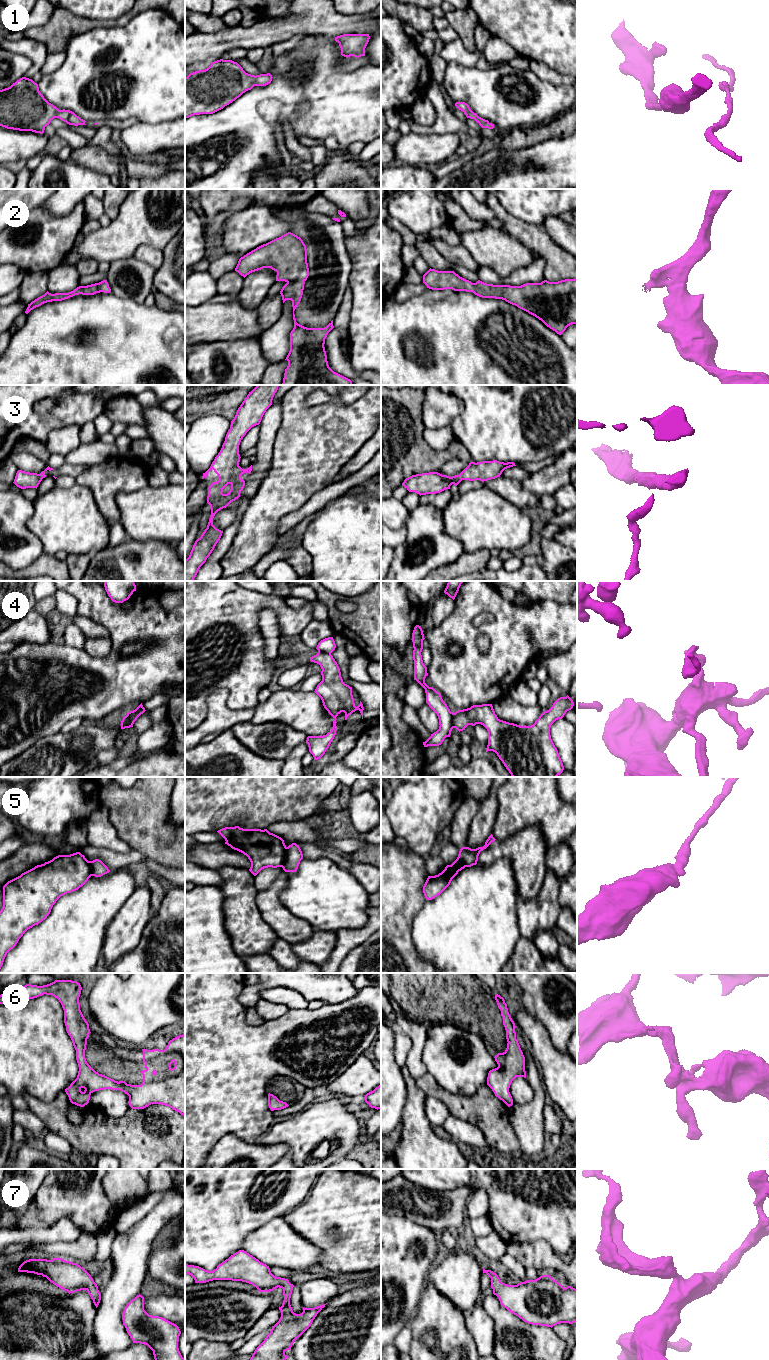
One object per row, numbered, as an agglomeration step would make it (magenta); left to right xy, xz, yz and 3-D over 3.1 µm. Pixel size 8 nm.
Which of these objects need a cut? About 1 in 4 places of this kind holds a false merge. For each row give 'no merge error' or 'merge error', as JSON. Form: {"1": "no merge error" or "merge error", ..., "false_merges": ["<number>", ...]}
{"1": "no merge error", "2": "no merge error", "3": "no merge error", "4": "merge error", "5": "merge error", "6": "no merge error", "7": "no merge error", "false_merges": ["4", "5"]}

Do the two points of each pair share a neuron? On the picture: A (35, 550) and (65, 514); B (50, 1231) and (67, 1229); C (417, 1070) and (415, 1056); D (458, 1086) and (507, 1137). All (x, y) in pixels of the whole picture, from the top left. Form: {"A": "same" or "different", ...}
{"A": "different", "B": "same", "C": "same", "D": "different"}

